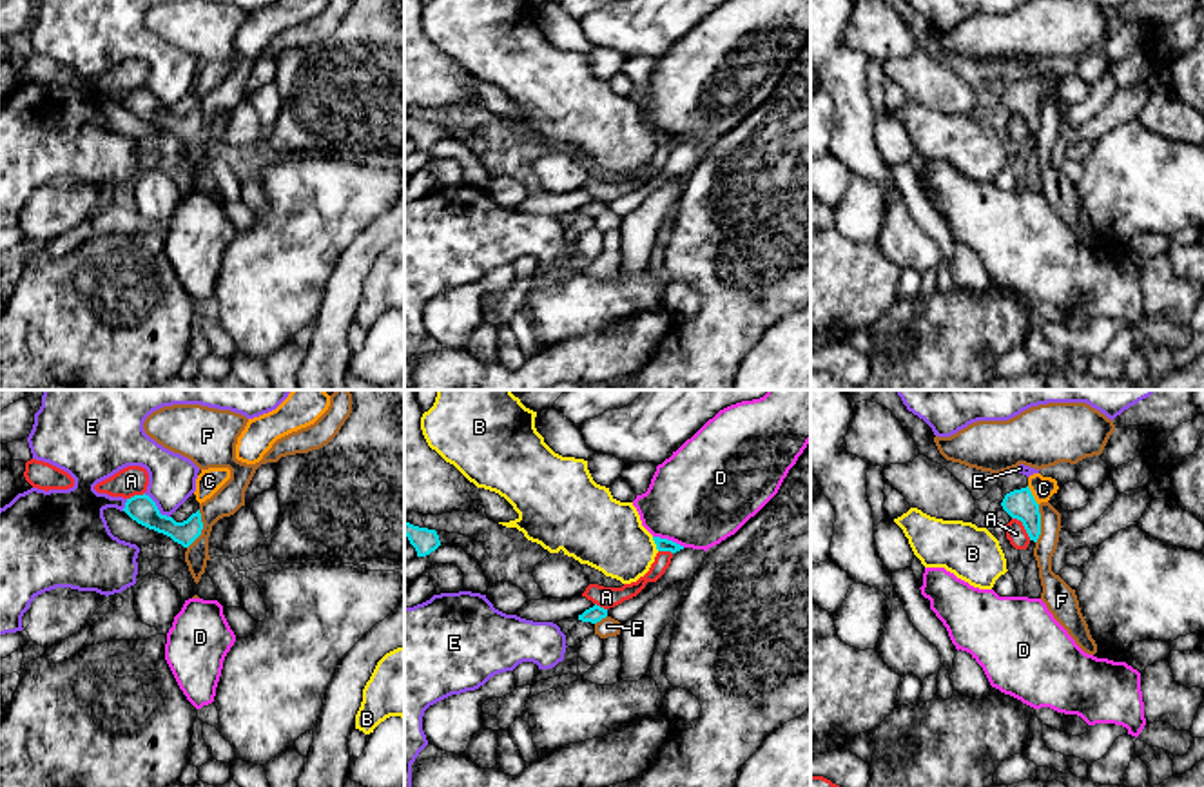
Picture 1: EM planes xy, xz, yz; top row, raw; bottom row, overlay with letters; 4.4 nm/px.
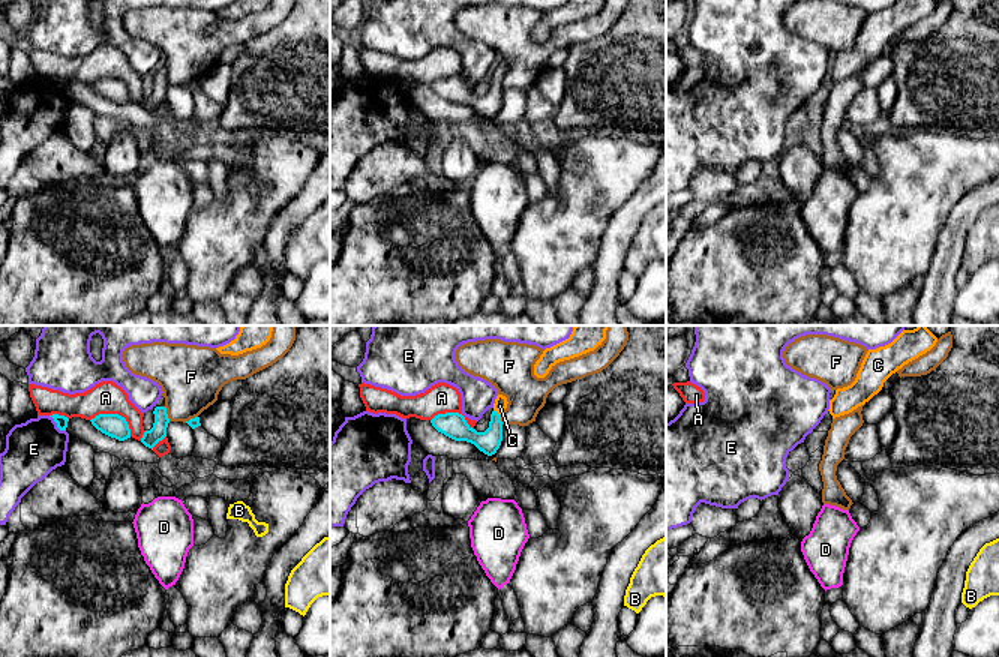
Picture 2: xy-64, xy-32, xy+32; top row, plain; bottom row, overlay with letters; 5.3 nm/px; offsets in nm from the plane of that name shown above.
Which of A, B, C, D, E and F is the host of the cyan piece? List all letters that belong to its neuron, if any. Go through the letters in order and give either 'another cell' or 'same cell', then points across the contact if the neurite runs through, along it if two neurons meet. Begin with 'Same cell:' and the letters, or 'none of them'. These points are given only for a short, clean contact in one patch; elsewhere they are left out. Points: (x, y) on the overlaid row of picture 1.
Same cell: C
A: another cell
B: another cell; border xz (651, 537), (659, 550)
C: same cell; way yz (1019, 505), (1032, 495), (1043, 488)
D: another cell; border xz (653, 535), (684, 546)
E: another cell
F: another cell

